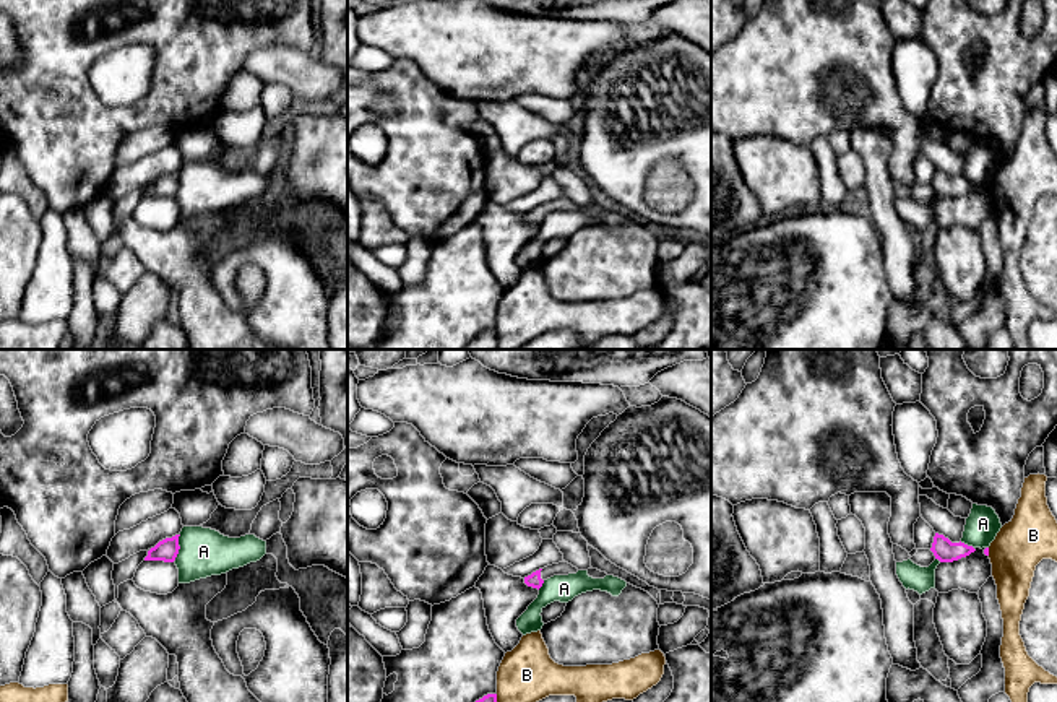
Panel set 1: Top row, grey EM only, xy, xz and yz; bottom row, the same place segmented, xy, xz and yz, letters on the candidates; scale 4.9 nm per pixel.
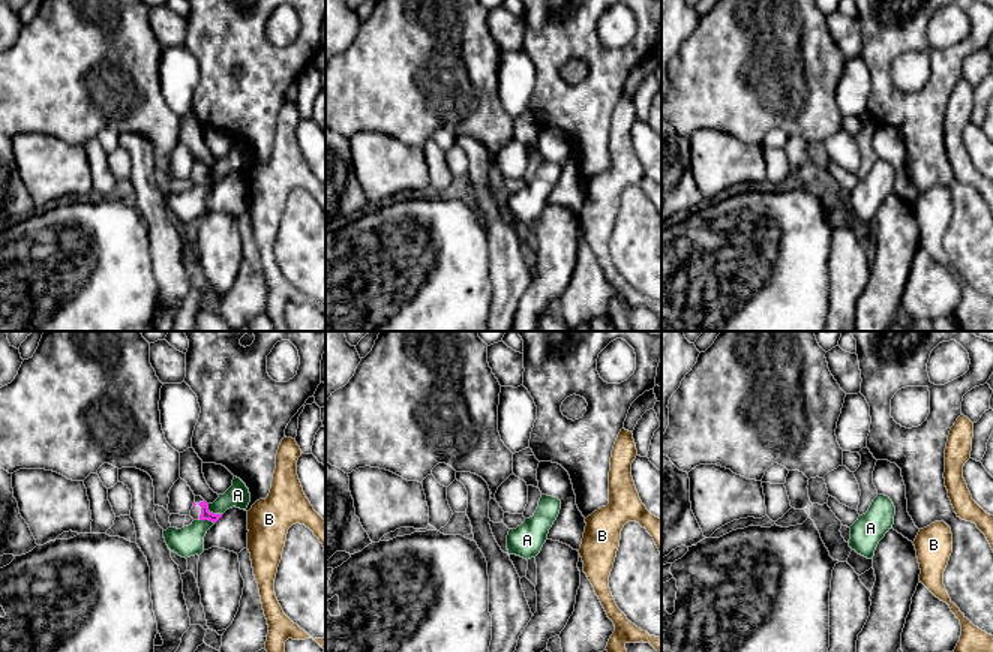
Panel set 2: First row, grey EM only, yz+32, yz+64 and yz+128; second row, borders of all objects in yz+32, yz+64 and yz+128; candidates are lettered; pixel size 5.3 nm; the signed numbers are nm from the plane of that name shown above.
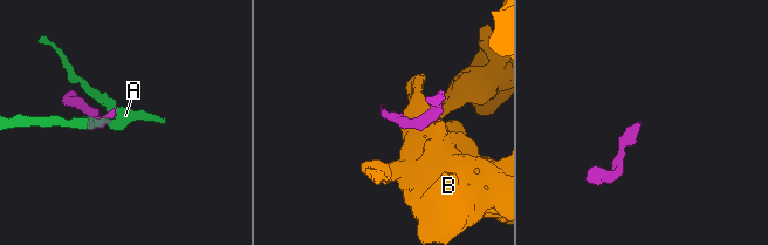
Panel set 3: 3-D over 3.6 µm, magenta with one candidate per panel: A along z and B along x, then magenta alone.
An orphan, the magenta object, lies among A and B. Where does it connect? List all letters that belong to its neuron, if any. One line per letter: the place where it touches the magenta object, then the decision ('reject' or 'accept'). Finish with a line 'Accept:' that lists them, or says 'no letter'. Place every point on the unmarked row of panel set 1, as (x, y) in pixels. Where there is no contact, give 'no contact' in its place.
A: xy (179, 184) | reject
B: xz (497, 340) | reject
Accept: no letter

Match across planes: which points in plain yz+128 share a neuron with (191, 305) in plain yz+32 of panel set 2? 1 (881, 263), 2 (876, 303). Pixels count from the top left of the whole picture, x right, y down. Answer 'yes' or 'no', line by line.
1: yes
2: yes

